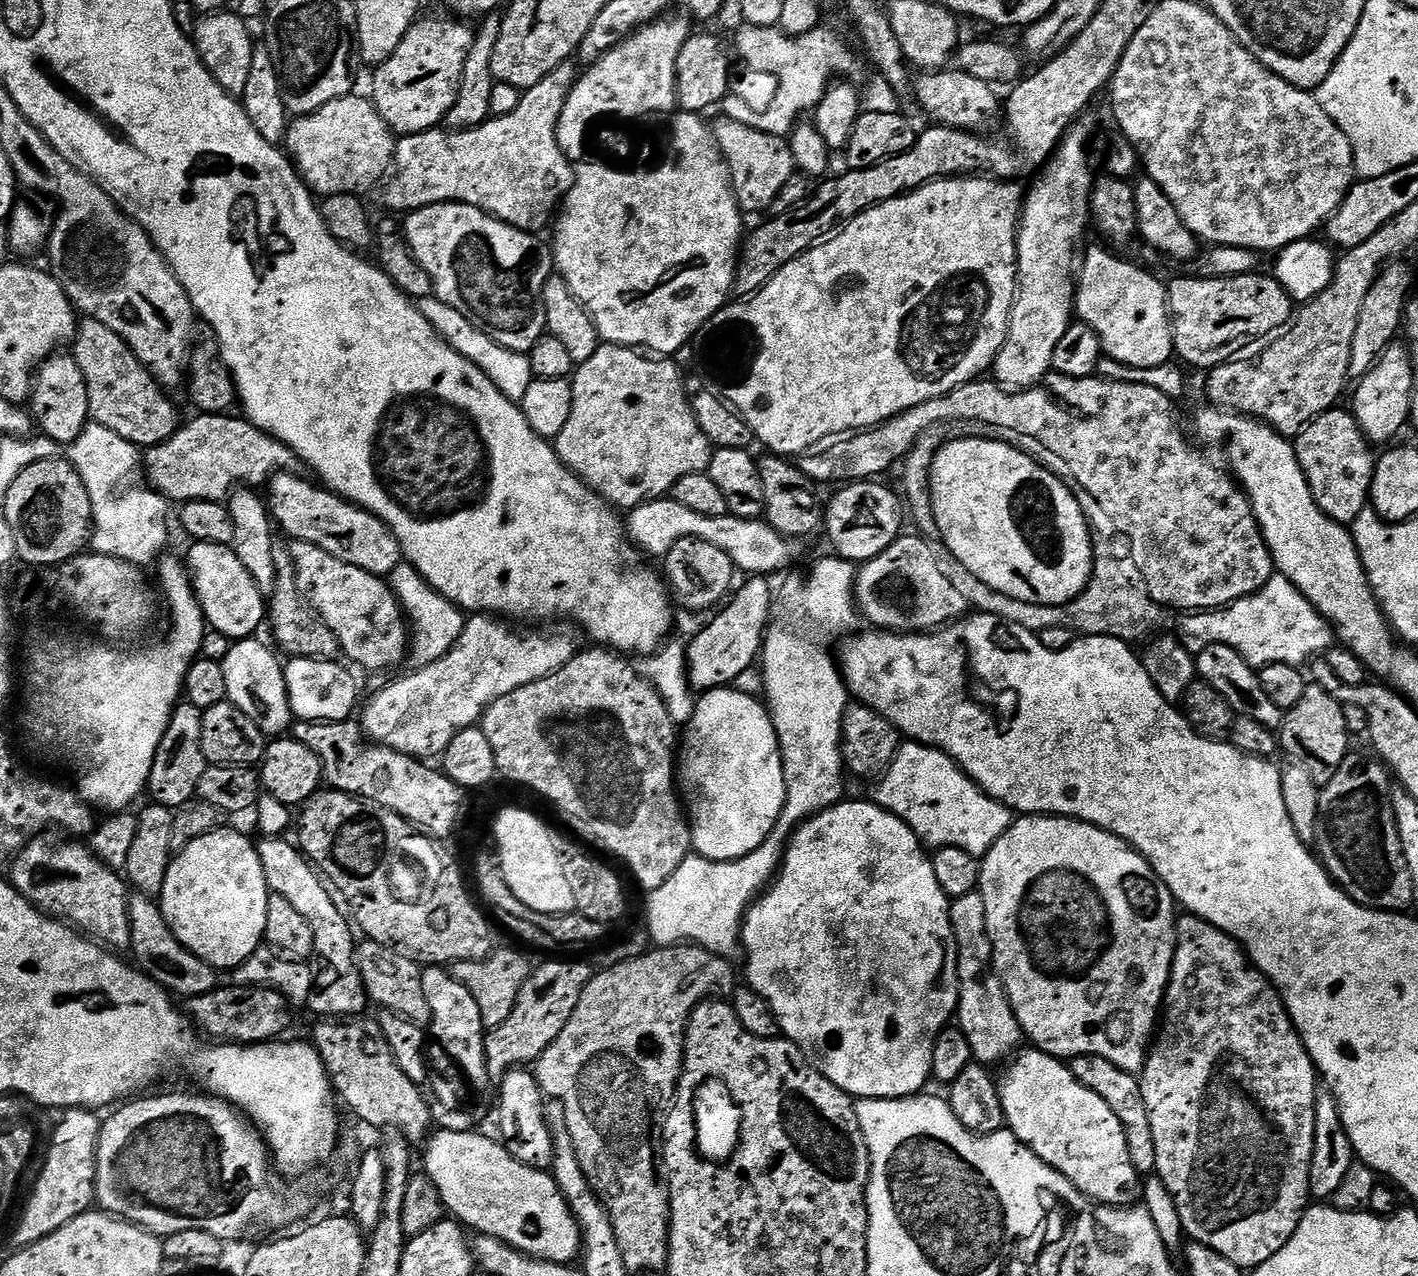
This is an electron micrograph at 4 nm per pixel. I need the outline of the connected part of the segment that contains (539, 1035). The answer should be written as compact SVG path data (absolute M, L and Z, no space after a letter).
M548 960L541 968L533 967L514 1010L510 1010L510 1018L485 1035L484 1061L489 1077L502 1078L514 1068L535 1065L550 1042L562 1034L562 1026L570 1022L570 1014L574 1014L578 998L582 998L582 990L586 990L593 975L594 968L580 960Z

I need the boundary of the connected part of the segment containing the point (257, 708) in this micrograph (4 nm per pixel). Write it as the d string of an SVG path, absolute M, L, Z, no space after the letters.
M260 638L238 640L233 643L230 654L226 654L222 663L230 703L238 706L238 710L242 710L246 718L250 718L259 728L263 728L265 737L276 738L287 733L284 731L288 727L288 731L293 727L294 717L287 698L285 665L281 657L271 647L269 648L260 641Z

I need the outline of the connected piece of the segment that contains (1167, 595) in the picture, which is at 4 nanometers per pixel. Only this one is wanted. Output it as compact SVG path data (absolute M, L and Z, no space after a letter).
M1049 374L1044 377L1042 386L1023 390L1001 388L995 379L992 378L977 378L966 382L962 386L958 386L954 390L950 390L946 396L930 398L926 402L922 402L918 406L914 406L910 410L906 410L902 414L890 418L884 424L878 424L874 428L865 428L861 431L845 435L843 438L833 439L831 442L825 443L819 450L812 450L807 454L801 455L798 463L802 474L806 474L806 478L810 478L820 486L823 486L823 484L843 486L849 482L872 482L877 478L883 477L880 475L883 472L890 471L895 464L897 467L903 461L904 457L908 455L908 451L916 445L918 438L922 434L926 434L926 430L930 430L939 424L953 424L959 420L967 420L969 422L981 420L982 423L989 424L989 429L992 430L998 428L1002 430L1018 430L1018 434L1026 434L1026 438L1036 441L1037 445L1045 448L1050 455L1057 456L1068 467L1069 474L1081 484L1080 488L1092 497L1093 500L1097 501L1098 506L1110 516L1113 520L1113 526L1119 535L1124 540L1128 539L1128 544L1132 547L1132 560L1134 562L1132 564L1136 570L1141 572L1142 578L1148 584L1151 599L1155 600L1157 604L1163 606L1165 609L1181 608L1179 611L1184 614L1205 610L1219 610L1233 604L1235 600L1240 600L1244 596L1254 594L1262 586L1266 586L1266 582L1274 575L1272 555L1266 546L1264 536L1260 533L1260 523L1256 520L1252 503L1248 501L1248 495L1246 495L1244 489L1238 486L1237 481L1223 467L1221 467L1222 469L1215 468L1198 449L1191 448L1188 445L1187 438L1176 429L1176 412L1172 409L1172 404L1174 404L1173 397L1162 394L1162 390L1158 390L1154 386L1127 384L1126 382L1118 382L1117 380L1106 380L1090 376L1082 378L1081 380L1075 380L1069 376Z

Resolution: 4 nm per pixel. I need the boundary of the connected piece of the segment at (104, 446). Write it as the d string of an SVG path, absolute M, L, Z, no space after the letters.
M90 422L84 427L80 437L67 449L66 459L74 466L74 470L78 470L86 486L86 494L90 494L94 525L90 541L91 551L98 556L113 556L137 566L145 566L144 564L150 563L152 559L155 561L165 551L163 548L168 544L170 504L150 486L145 486L143 483L142 485L136 484L142 480L141 449L131 444L126 438L122 438L122 434L114 430L106 430L106 426L101 424Z

